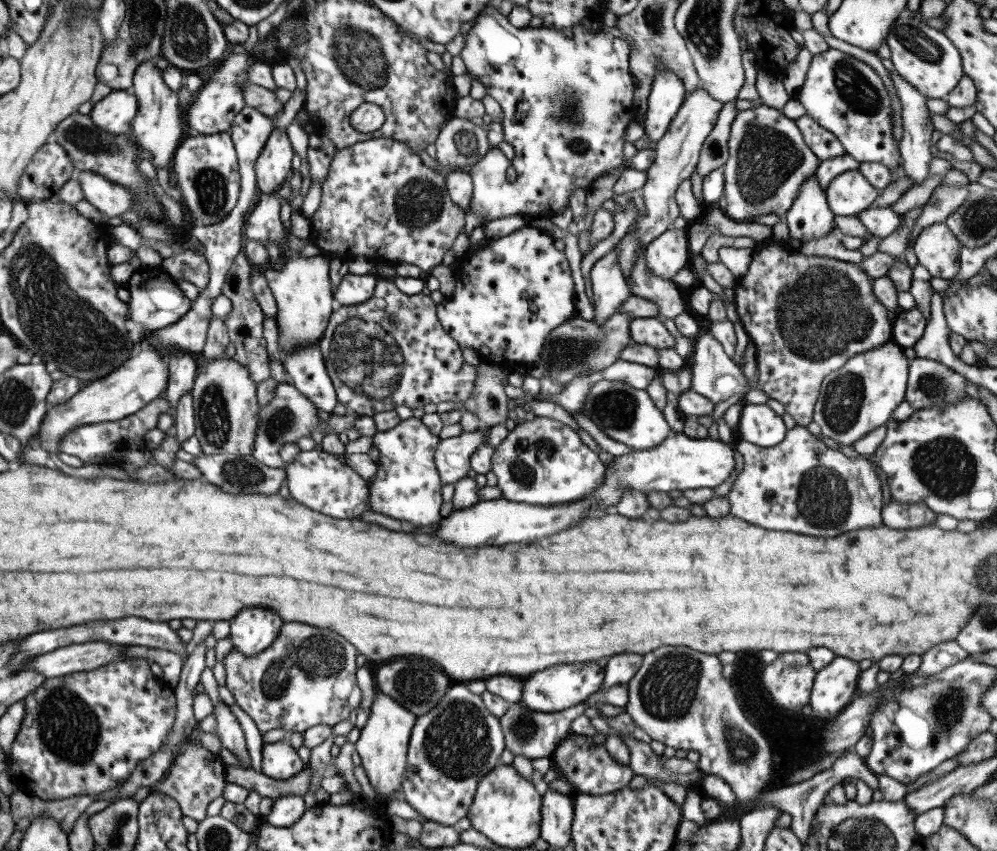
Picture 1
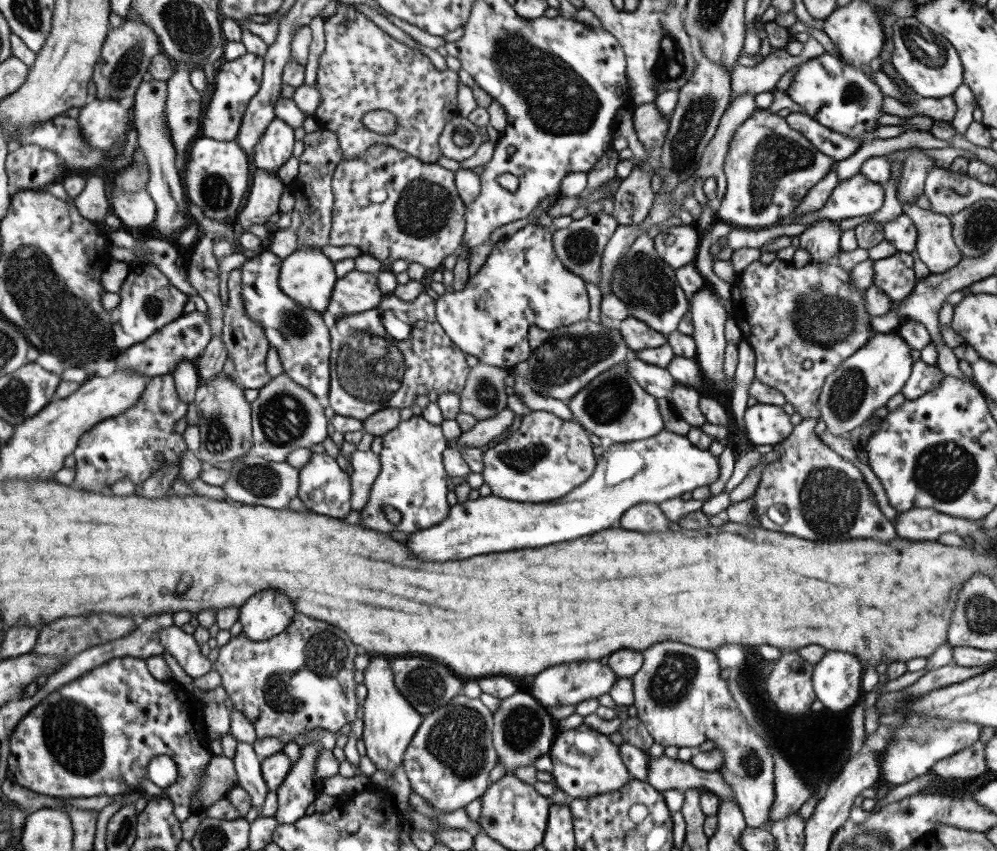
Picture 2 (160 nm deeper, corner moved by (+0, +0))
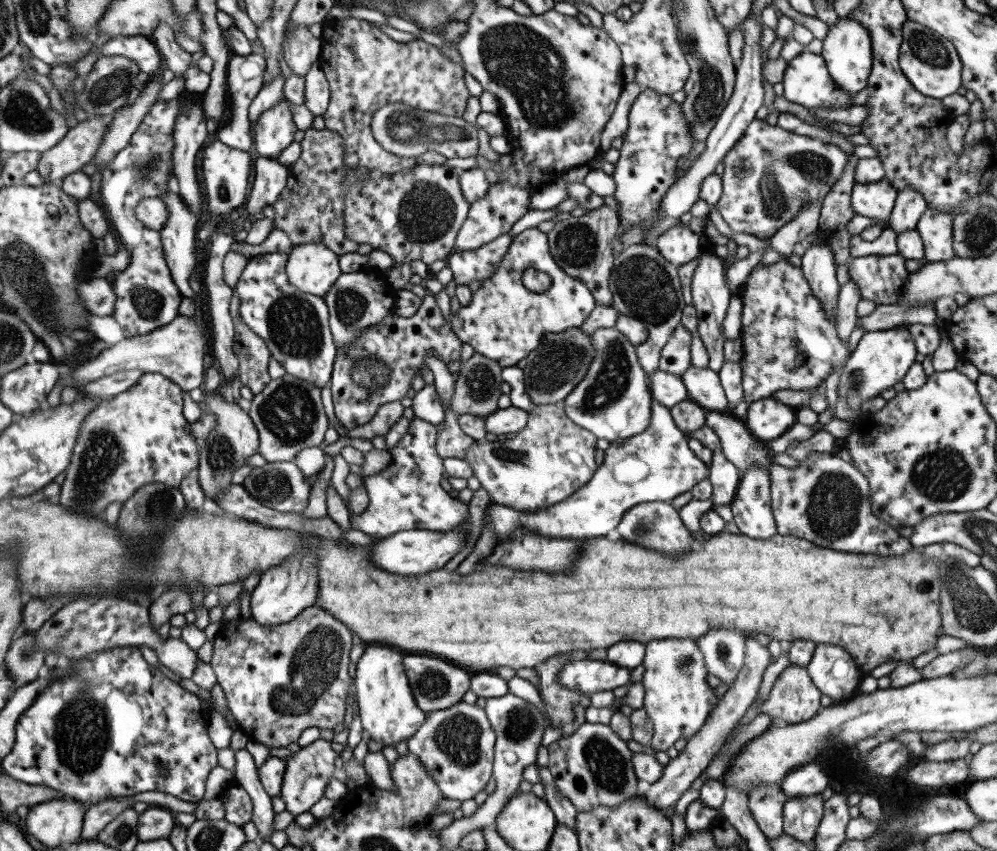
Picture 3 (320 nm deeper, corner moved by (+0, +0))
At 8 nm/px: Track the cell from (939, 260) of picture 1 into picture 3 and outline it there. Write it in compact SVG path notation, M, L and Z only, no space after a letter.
M927 209L914 230L923 243L923 262L935 264L955 258L952 248L952 215Z

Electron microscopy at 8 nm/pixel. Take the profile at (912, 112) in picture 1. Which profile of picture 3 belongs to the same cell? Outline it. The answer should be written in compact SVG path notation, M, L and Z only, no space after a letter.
M911 189L898 191L893 209L889 213L887 228L896 234L914 230L925 210L927 210L927 204L919 192Z

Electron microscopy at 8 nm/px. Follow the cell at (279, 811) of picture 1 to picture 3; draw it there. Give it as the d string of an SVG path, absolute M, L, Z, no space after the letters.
M317 739L284 759L285 770L279 796L284 802L285 812L289 812L289 815L295 818L299 814L309 811L311 806L314 806L323 797L324 788L332 777L335 755L330 742Z

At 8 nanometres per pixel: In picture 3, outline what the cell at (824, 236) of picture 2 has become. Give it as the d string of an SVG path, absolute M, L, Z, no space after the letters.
M823 243L805 247L798 267L805 277L812 295L820 302L827 316L834 315L837 304L837 293L840 288L835 280L835 261L831 249Z

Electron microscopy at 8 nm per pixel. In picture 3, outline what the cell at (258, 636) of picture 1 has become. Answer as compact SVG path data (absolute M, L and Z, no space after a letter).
M313 553L305 556L297 555L289 558L289 562L281 566L273 566L273 570L261 574L259 584L250 592L249 608L251 619L257 624L275 626L289 622L304 608L313 606L317 598L317 564Z

